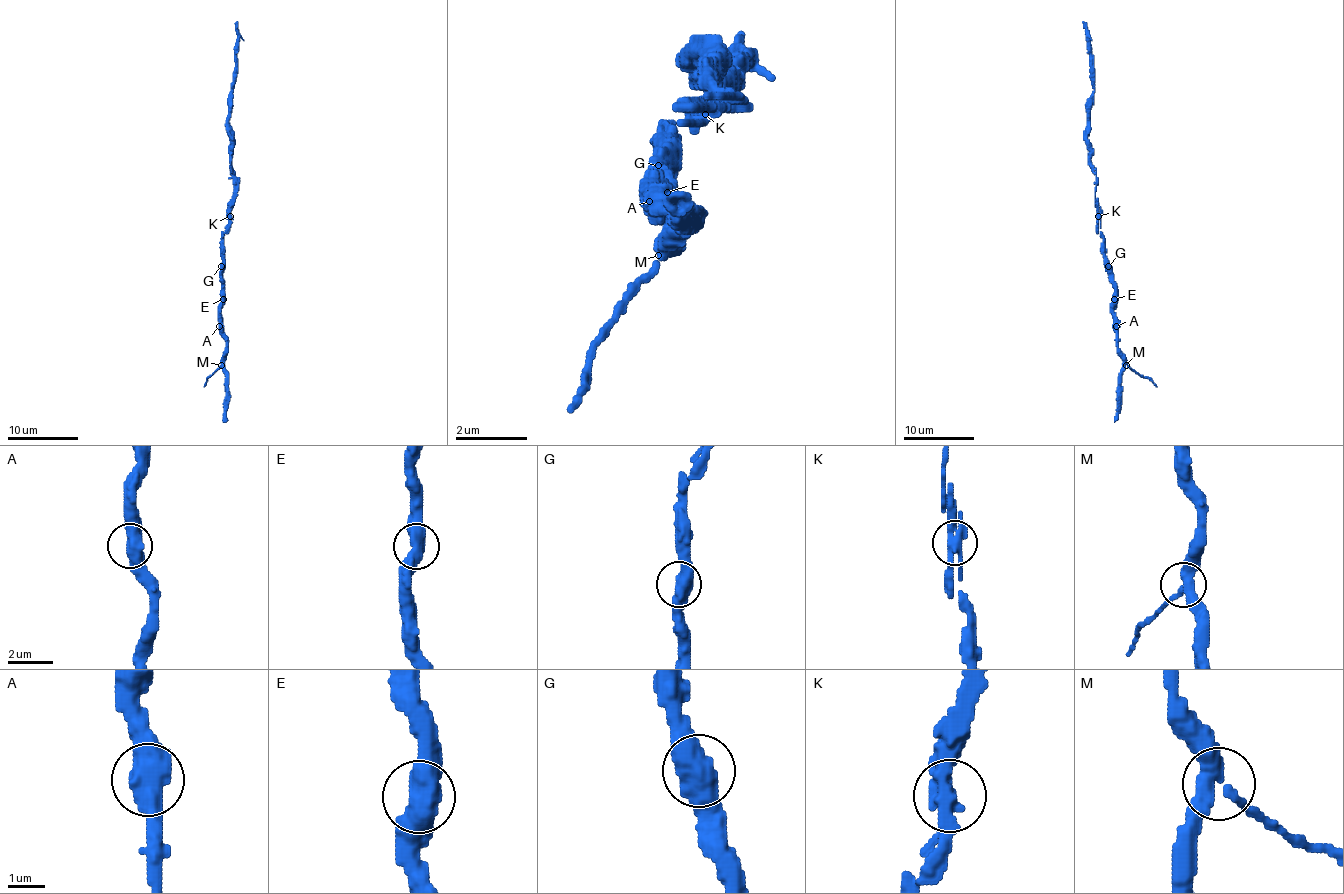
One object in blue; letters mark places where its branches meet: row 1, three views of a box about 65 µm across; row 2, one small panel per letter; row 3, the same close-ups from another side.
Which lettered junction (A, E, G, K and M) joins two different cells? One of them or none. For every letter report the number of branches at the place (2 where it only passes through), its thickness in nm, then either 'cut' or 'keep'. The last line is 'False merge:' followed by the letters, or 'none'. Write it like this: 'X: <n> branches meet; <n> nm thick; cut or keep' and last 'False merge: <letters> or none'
A: 2 branches meet; 480 nm thick; keep
E: 2 branches meet; 480 nm thick; keep
G: 2 branches meet; 480 nm thick; keep
K: 3 branches meet; 420 nm thick; keep
M: 3 branches meet; 380 nm thick; keep
False merge: none

